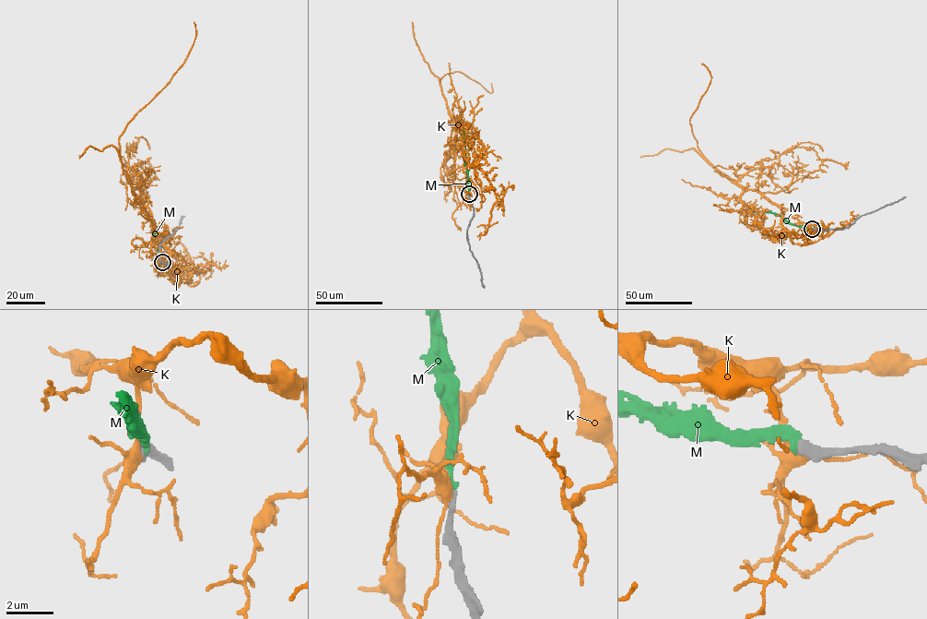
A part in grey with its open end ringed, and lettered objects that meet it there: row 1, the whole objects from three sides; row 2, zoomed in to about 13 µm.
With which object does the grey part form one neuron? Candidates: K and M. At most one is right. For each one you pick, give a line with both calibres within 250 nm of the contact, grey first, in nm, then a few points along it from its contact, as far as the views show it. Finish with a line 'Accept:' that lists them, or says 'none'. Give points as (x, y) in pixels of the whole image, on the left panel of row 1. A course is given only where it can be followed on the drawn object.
M: calibres 340 and 320 nm; course (162, 262), (156, 232)
Accept: M

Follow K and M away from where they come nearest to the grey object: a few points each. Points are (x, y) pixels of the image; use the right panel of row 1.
K: (812, 229), (756, 191), (743, 189), (733, 183), (699, 149), (689, 120), (711, 78), (709, 69), (701, 64)
M: (812, 228), (792, 224), (769, 212), (750, 212), (745, 208)

